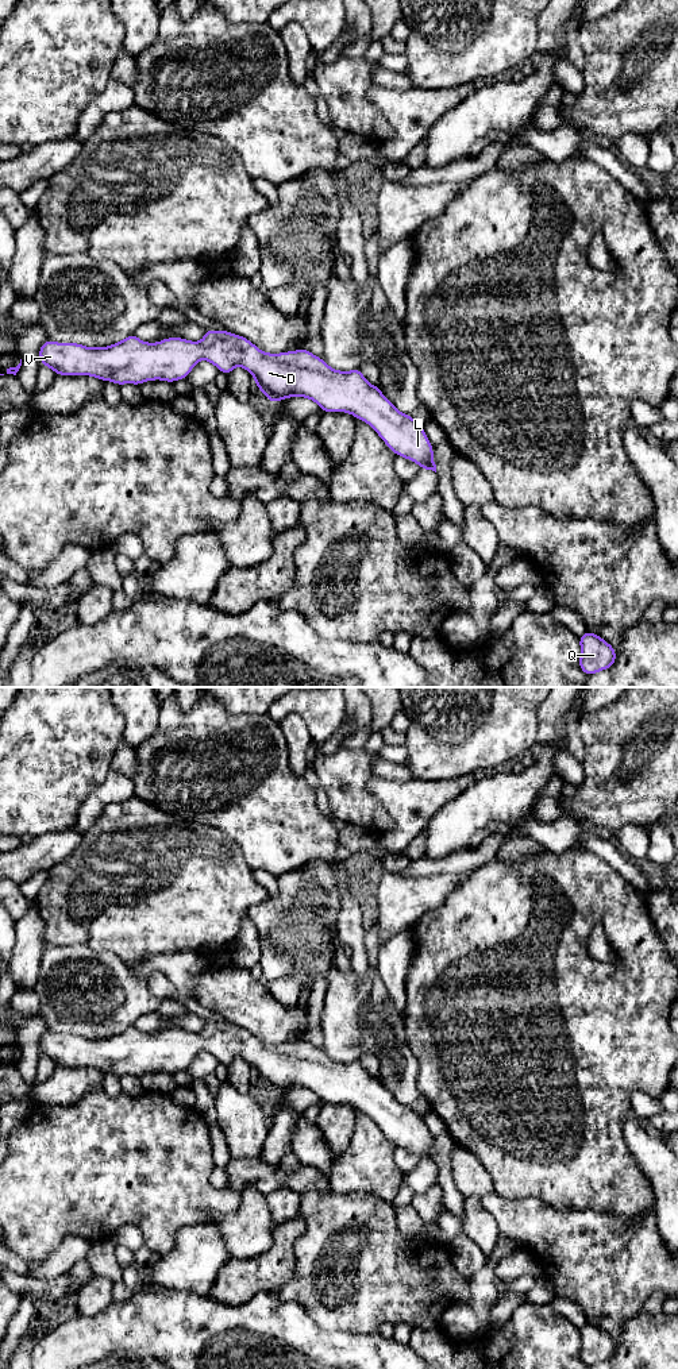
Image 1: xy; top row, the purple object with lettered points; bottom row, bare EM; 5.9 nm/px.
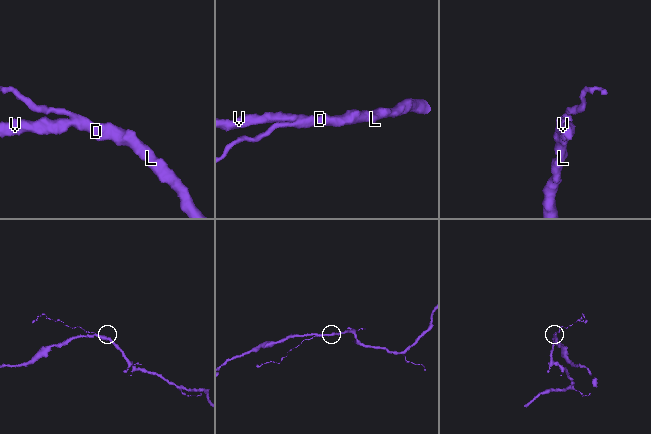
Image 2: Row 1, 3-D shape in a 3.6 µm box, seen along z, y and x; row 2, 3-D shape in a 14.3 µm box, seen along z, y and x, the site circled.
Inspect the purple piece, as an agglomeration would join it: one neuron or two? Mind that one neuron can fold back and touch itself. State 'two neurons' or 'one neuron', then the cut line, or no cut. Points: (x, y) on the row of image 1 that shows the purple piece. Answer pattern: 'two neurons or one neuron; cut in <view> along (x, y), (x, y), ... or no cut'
one neuron; no cut

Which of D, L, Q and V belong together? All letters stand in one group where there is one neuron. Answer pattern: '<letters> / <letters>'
D L Q V

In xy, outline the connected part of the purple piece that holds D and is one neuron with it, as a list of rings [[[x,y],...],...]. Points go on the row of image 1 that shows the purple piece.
[[[207,329],[201,342],[181,338],[167,338],[158,343],[146,343],[134,333],[108,346],[89,348],[77,343],[57,343],[46,340],[39,348],[41,365],[54,370],[55,375],[90,375],[116,385],[140,385],[146,381],[161,379],[176,382],[189,375],[194,365],[204,359],[213,363],[219,371],[230,374],[236,366],[246,369],[255,379],[257,389],[262,390],[270,402],[288,397],[305,397],[315,401],[323,412],[346,412],[367,423],[398,456],[436,473],[432,460],[434,450],[421,427],[415,419],[401,413],[380,390],[366,381],[359,369],[338,371],[321,358],[305,348],[294,352],[267,354],[250,340],[228,331]]]

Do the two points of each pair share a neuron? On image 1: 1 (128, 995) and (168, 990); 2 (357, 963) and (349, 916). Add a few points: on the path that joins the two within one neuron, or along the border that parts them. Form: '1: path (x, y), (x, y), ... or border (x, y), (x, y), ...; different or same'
1: border (149, 976), (149, 990), (155, 997), (168, 999); different
2: path (357, 951), (351, 928); same

